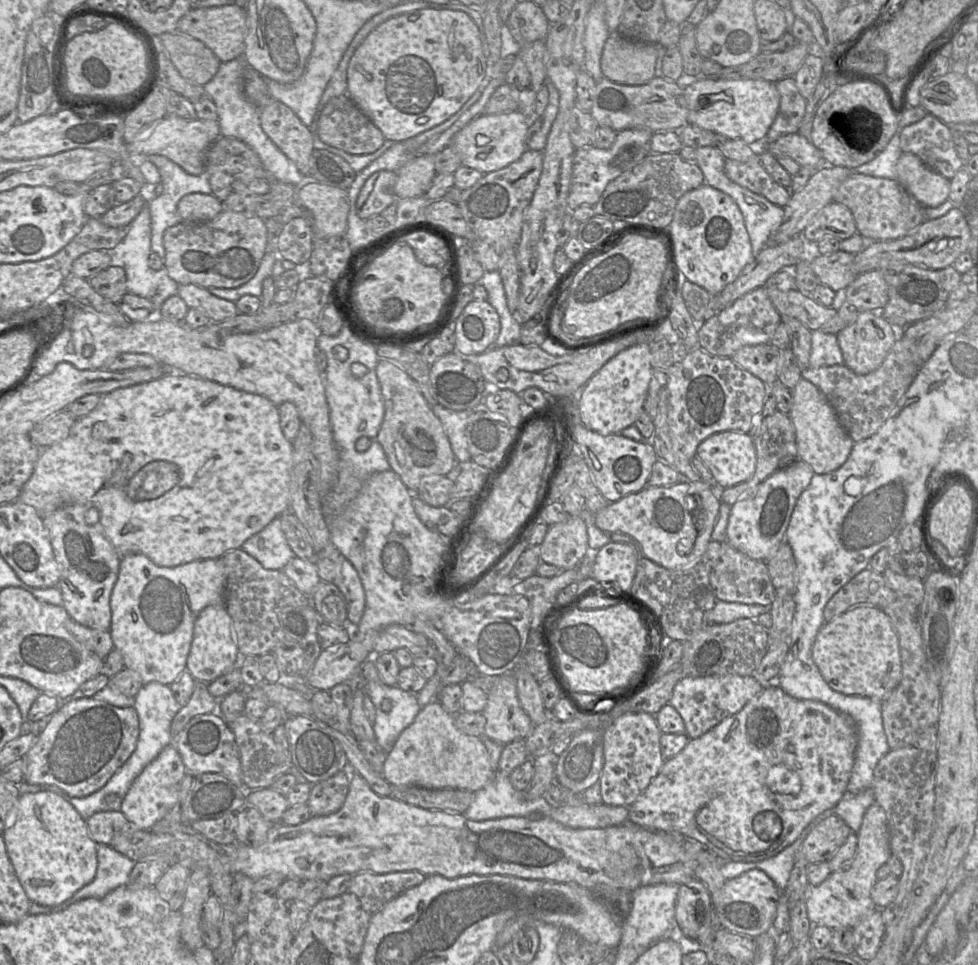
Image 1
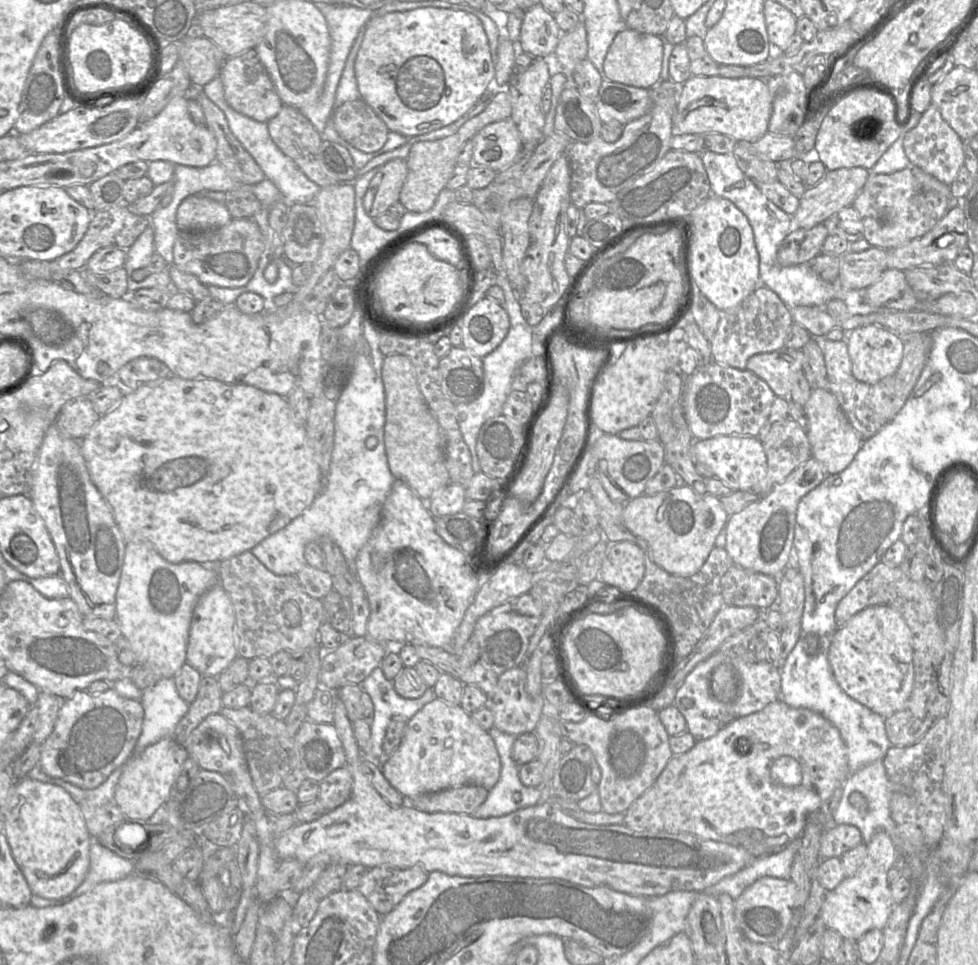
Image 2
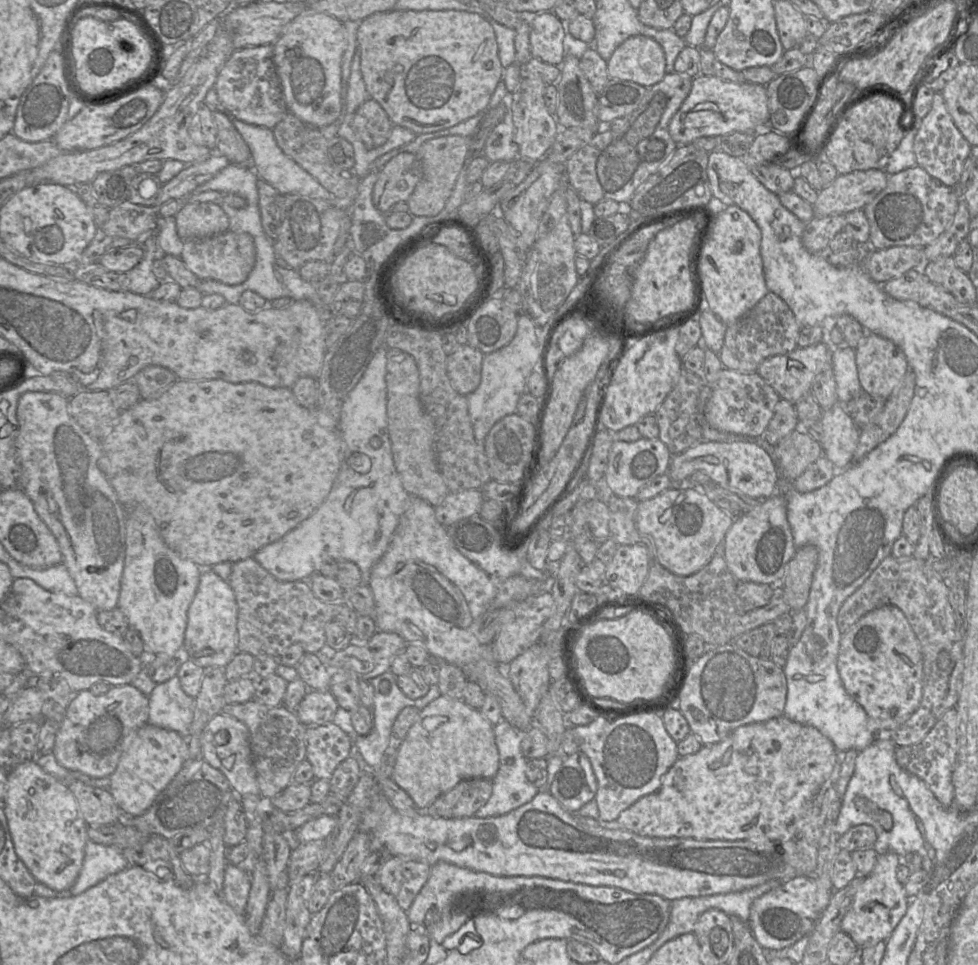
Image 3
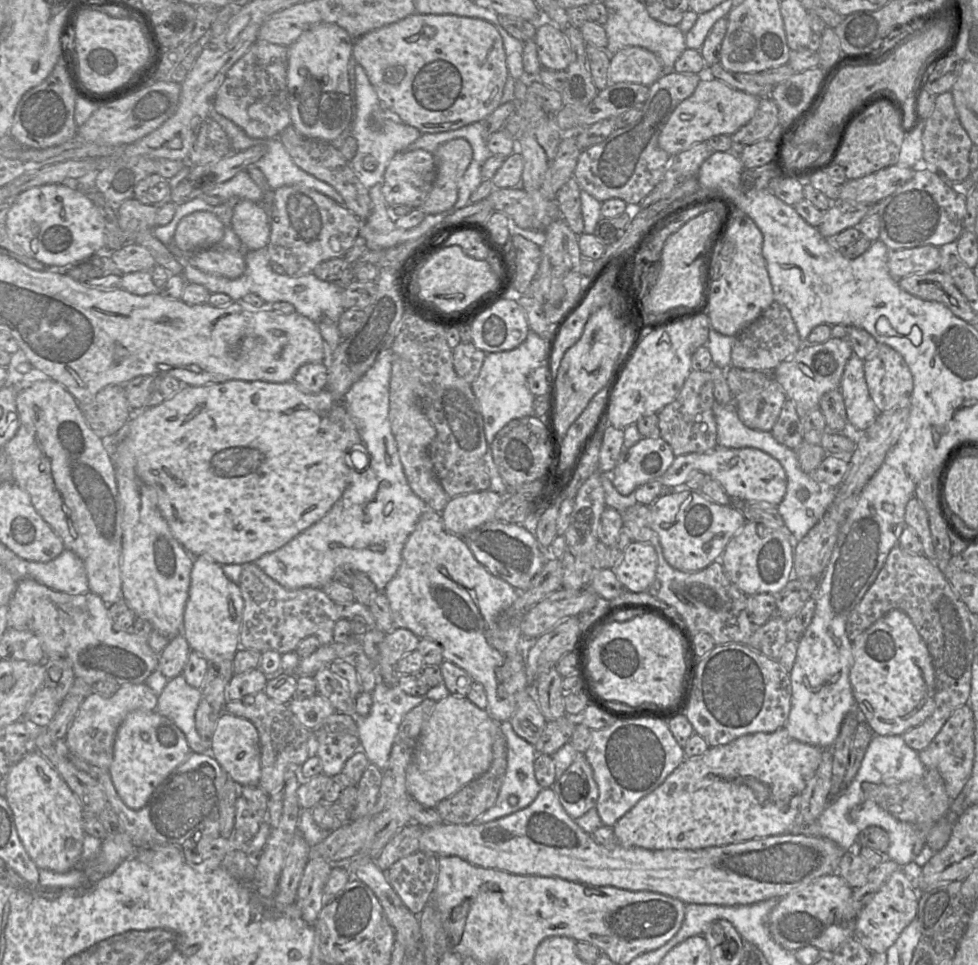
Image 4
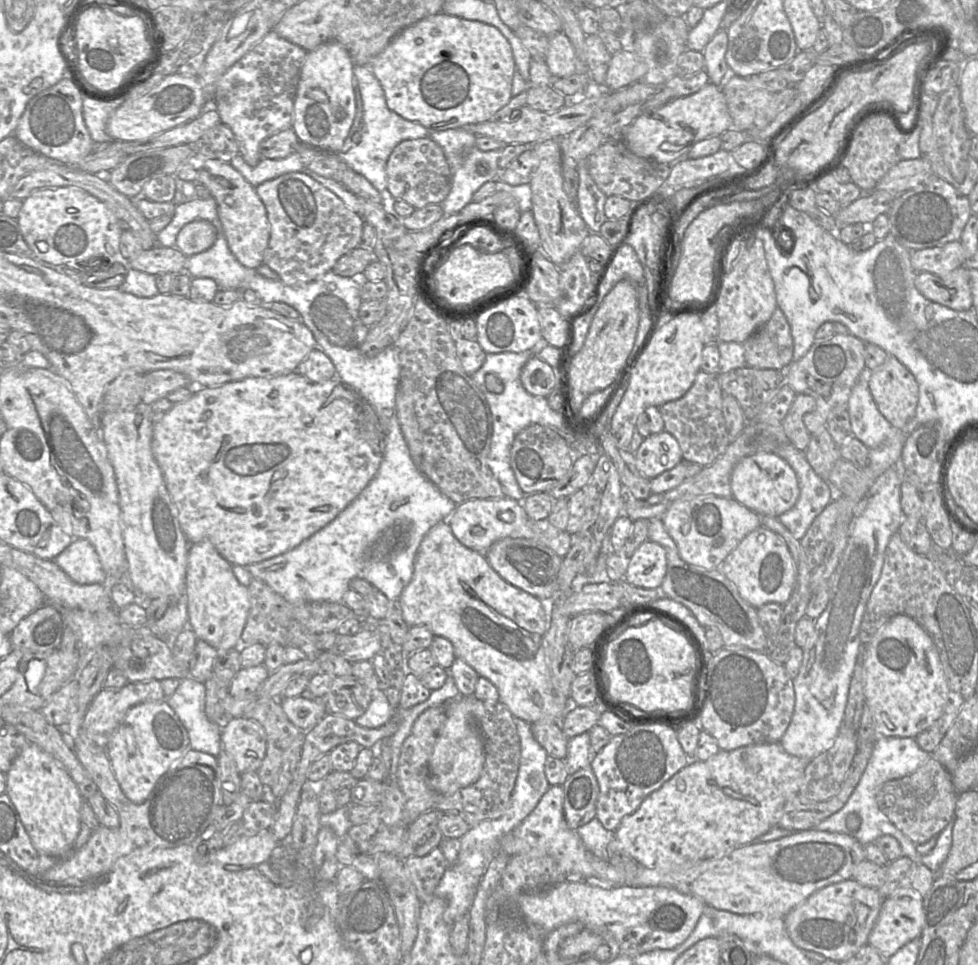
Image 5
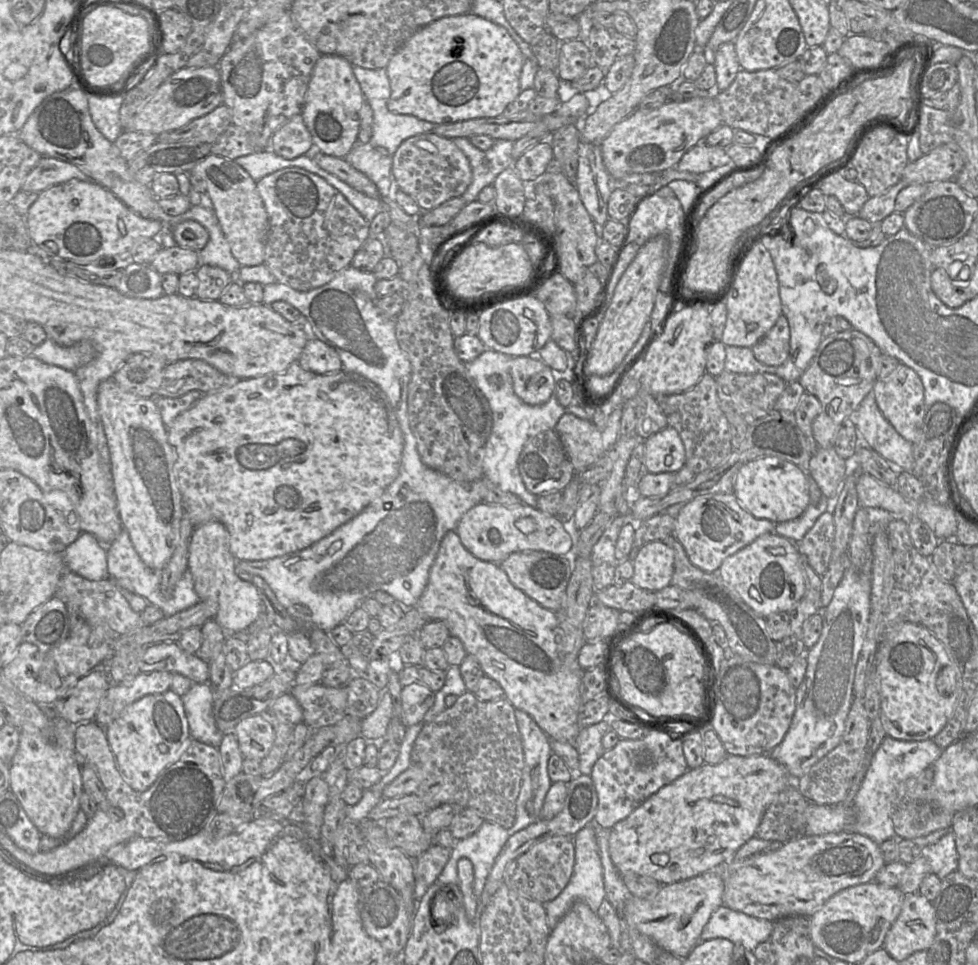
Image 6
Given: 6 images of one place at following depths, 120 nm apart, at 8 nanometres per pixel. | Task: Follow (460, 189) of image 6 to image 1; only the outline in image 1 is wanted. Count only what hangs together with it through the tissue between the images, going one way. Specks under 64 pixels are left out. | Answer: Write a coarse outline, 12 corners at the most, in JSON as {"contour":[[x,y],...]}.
{"contour":[[396,171],[373,173],[356,200],[367,220],[396,201]]}

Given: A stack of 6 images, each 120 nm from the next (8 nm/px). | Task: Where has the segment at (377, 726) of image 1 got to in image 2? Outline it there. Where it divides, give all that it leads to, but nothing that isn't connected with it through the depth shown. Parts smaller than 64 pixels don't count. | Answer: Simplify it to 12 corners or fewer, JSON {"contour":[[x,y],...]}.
{"contour":[[381,667],[360,684],[374,704],[364,758],[378,763],[395,715],[411,719],[436,698],[401,697]]}

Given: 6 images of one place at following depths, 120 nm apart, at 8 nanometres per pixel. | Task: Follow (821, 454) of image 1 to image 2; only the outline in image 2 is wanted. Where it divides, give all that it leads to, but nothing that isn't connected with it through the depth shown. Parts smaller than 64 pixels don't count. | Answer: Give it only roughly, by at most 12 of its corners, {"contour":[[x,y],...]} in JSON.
{"contour":[[828,389],[803,407],[812,457],[842,472],[864,440]]}

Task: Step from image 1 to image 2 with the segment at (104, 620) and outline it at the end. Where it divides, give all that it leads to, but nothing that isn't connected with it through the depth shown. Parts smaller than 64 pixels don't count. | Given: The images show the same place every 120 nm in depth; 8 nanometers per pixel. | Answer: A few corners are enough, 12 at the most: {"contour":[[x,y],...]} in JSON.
{"contour":[[47,429],[30,497],[84,617],[116,618],[126,542],[78,440]]}

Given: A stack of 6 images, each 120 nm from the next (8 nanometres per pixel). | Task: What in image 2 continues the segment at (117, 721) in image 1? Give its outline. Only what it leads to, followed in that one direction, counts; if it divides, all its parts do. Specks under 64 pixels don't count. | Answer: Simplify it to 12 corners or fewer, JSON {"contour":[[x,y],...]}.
{"contour":[[76,691],[41,770],[96,788],[132,756],[141,702]]}

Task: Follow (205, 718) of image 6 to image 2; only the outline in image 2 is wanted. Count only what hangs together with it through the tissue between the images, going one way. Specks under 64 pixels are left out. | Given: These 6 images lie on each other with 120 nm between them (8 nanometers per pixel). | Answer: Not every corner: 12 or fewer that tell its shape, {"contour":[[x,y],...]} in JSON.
{"contour":[[174,678],[142,691],[142,731],[134,754],[173,736],[189,709]]}

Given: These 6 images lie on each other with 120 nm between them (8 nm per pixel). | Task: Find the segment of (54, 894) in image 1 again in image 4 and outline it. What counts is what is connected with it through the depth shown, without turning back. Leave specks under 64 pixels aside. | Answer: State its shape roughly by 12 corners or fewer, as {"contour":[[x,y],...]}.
{"contour":[[30,751],[1,792],[39,869],[81,864],[82,807]]}

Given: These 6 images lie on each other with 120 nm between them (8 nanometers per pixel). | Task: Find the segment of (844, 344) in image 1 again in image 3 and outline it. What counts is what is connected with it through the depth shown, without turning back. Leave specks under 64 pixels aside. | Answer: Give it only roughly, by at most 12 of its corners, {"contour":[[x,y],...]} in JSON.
{"contour":[[867,332],[855,354],[862,390],[887,400],[904,352]]}

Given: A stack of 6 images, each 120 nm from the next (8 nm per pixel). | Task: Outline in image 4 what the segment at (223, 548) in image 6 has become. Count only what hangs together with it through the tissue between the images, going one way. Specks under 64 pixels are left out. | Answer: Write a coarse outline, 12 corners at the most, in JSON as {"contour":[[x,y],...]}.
{"contour":[[193,557],[182,634],[208,662],[240,647],[239,585]]}

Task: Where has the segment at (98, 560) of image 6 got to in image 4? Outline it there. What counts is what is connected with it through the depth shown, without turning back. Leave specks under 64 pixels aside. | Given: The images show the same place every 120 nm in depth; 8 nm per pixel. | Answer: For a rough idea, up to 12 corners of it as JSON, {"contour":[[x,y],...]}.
{"contour":[[64,549],[49,562],[24,560],[28,576],[72,595],[89,592],[84,563]]}

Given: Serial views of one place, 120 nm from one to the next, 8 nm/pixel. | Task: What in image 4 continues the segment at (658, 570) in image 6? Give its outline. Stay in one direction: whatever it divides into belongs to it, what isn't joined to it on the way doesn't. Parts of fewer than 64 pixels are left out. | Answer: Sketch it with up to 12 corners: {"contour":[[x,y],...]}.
{"contour":[[632,541],[613,569],[625,589],[647,591],[658,557],[651,544]]}

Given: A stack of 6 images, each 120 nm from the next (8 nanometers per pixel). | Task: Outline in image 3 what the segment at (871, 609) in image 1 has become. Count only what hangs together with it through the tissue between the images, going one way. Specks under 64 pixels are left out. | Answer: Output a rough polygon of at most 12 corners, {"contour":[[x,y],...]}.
{"contour":[[884,605],[841,636],[837,669],[873,729],[922,698],[920,642]]}

